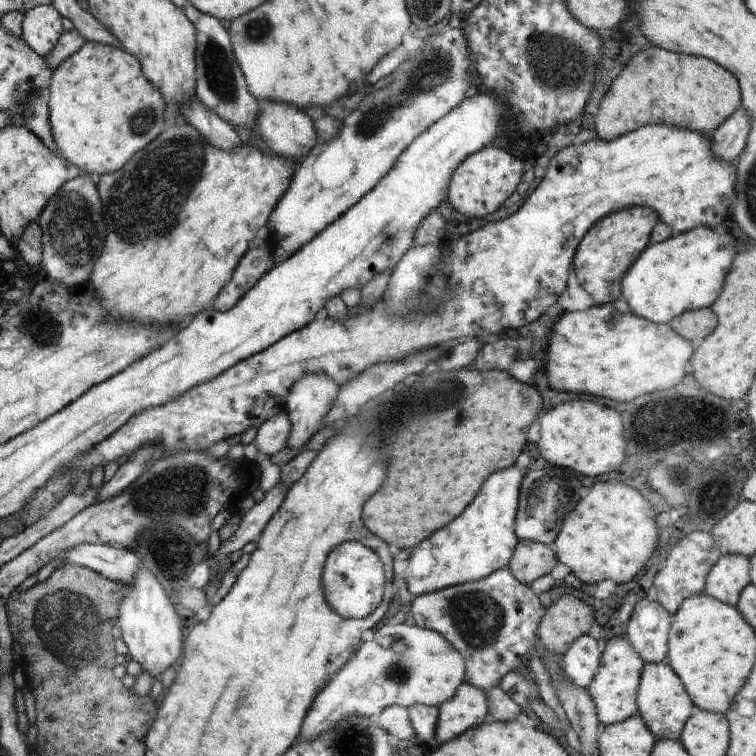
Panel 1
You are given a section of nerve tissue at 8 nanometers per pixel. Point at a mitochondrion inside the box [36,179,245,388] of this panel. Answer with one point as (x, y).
(73, 224)

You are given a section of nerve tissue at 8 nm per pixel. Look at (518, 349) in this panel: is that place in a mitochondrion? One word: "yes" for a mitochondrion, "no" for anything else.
yes

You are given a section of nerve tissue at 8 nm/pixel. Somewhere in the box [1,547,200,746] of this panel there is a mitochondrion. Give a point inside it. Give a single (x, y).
(62, 611)

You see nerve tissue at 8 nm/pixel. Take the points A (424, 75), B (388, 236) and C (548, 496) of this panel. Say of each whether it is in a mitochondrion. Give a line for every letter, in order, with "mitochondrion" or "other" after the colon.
A: mitochondrion
B: mitochondrion
C: mitochondrion

